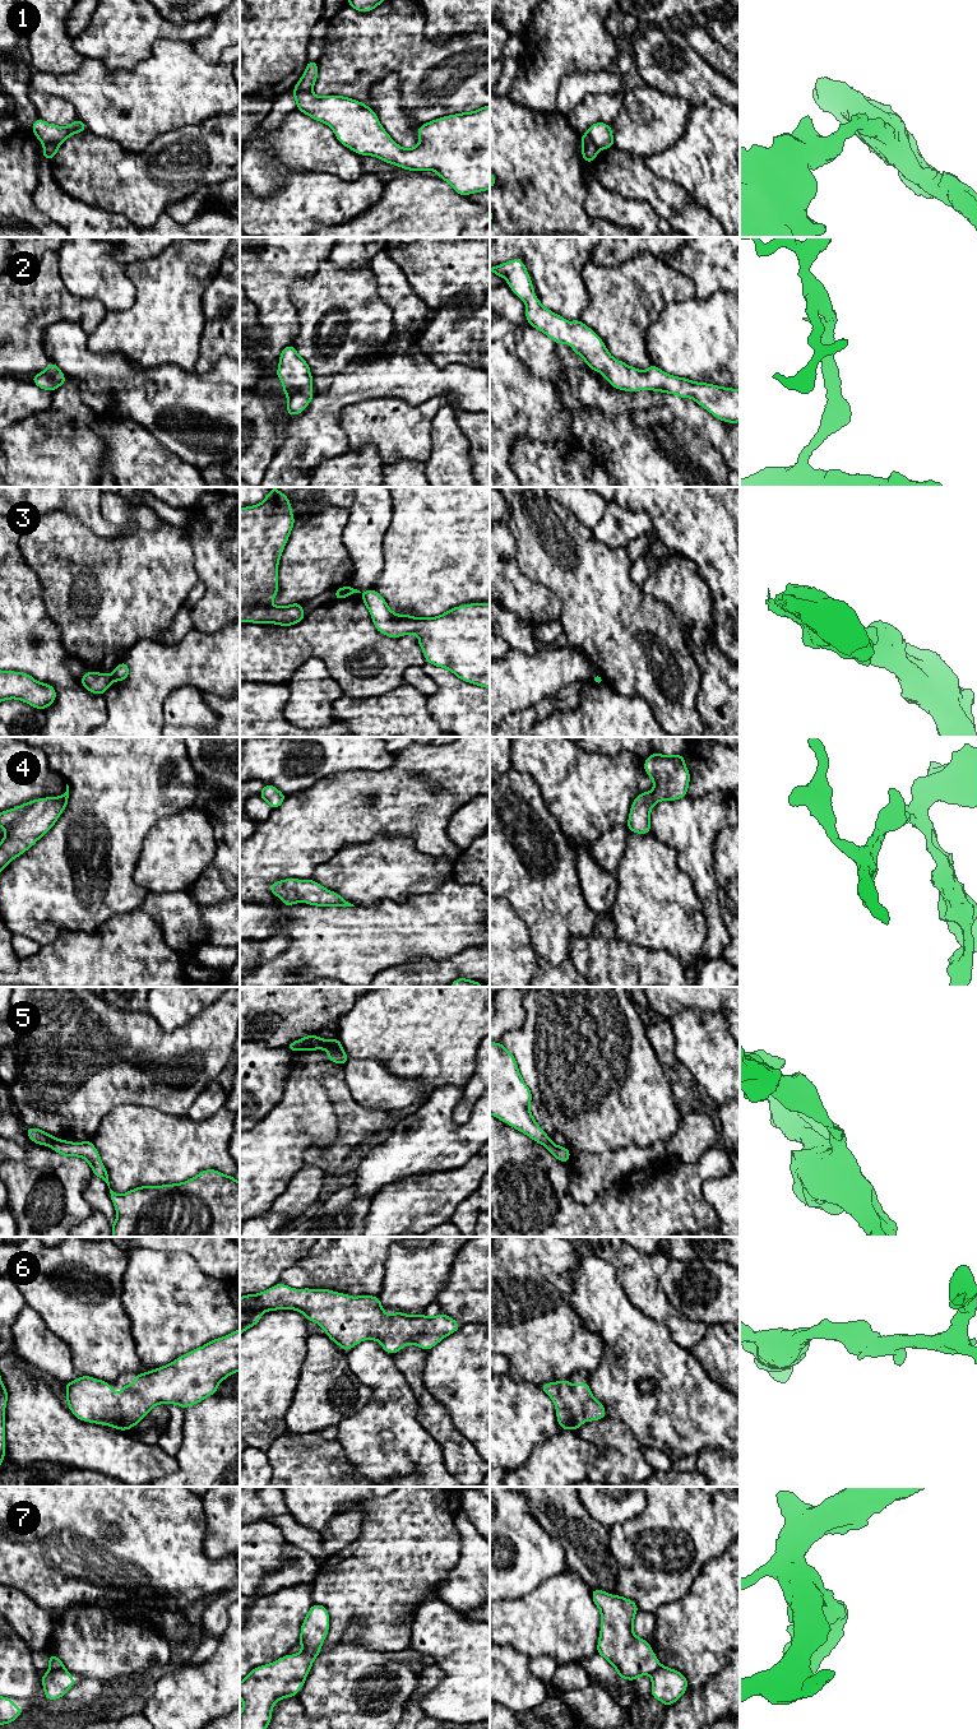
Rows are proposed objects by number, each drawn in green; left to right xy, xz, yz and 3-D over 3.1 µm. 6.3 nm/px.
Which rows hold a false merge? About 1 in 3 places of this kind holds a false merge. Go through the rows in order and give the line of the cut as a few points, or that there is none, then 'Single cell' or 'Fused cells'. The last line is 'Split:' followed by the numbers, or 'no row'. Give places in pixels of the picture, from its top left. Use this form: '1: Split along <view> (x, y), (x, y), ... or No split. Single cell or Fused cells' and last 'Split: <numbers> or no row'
1: Split along xz (293, 88), (310, 91). Fused cells
2: No split. Single cell
3: Split along xy (111, 675), (114, 680). Fused cells
4: No split. Single cell
5: Split along xz (314, 1035), (301, 1048). Fused cells
6: No split. Single cell
7: Split along xz (302, 1649), (319, 1650). Fused cells
Split: 1, 3, 5, 7

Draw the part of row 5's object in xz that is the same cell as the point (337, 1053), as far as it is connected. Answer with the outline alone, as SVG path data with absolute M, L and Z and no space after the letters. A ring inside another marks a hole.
M314 1035L309 1043L302 1048L302 1051L315 1051L315 1049L327 1049L329 1054L327 1058L330 1062L337 1062L339 1065L346 1065L349 1057L346 1054L338 1038L335 1039L321 1039L318 1035Z

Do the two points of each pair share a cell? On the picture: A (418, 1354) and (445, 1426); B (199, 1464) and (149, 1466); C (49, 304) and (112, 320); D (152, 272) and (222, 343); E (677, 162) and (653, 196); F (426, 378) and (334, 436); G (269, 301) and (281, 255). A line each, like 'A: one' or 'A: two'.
A: one
B: two
C: two
D: two
E: two
F: one
G: one

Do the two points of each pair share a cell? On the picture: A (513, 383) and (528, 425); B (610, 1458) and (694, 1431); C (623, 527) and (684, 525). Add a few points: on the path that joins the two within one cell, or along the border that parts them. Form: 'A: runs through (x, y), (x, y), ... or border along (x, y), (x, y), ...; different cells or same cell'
A: runs through (513, 393), (513, 398), (528, 415); same cell
B: border along (621, 1422), (640, 1445); different cells
C: border along (626, 509), (642, 509), (649, 518), (652, 529); different cells

